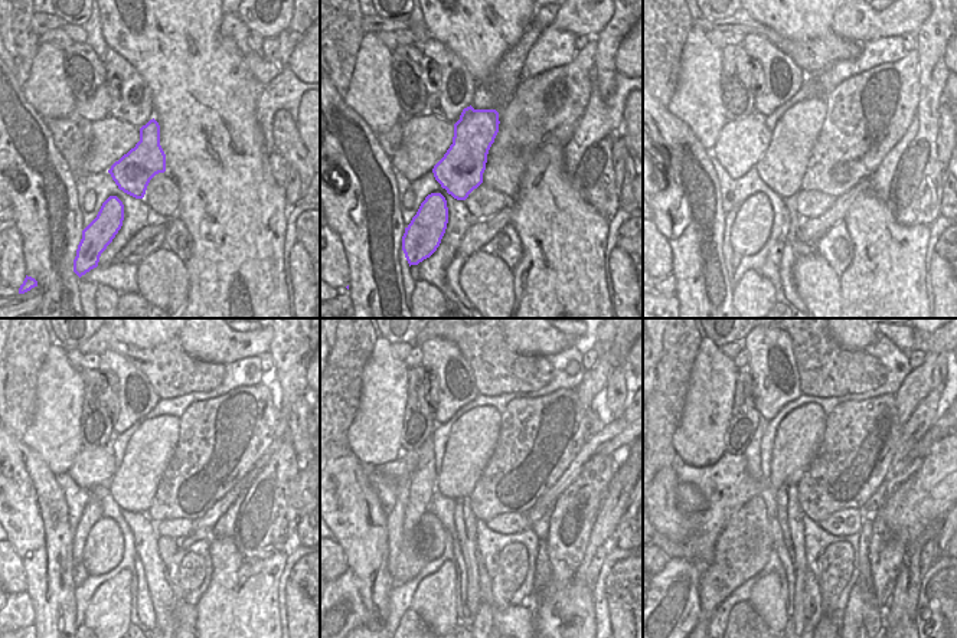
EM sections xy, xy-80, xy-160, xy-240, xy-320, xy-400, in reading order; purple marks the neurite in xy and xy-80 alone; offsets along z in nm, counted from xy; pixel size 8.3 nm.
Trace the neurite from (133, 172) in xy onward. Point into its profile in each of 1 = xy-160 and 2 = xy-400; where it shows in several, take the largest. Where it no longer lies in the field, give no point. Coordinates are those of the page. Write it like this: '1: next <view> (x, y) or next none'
1: next xy-160 (781, 167)
2: next xy-400 (799, 435)

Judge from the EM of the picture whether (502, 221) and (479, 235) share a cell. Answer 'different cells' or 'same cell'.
same cell

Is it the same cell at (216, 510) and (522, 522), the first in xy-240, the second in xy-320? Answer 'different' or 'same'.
different

